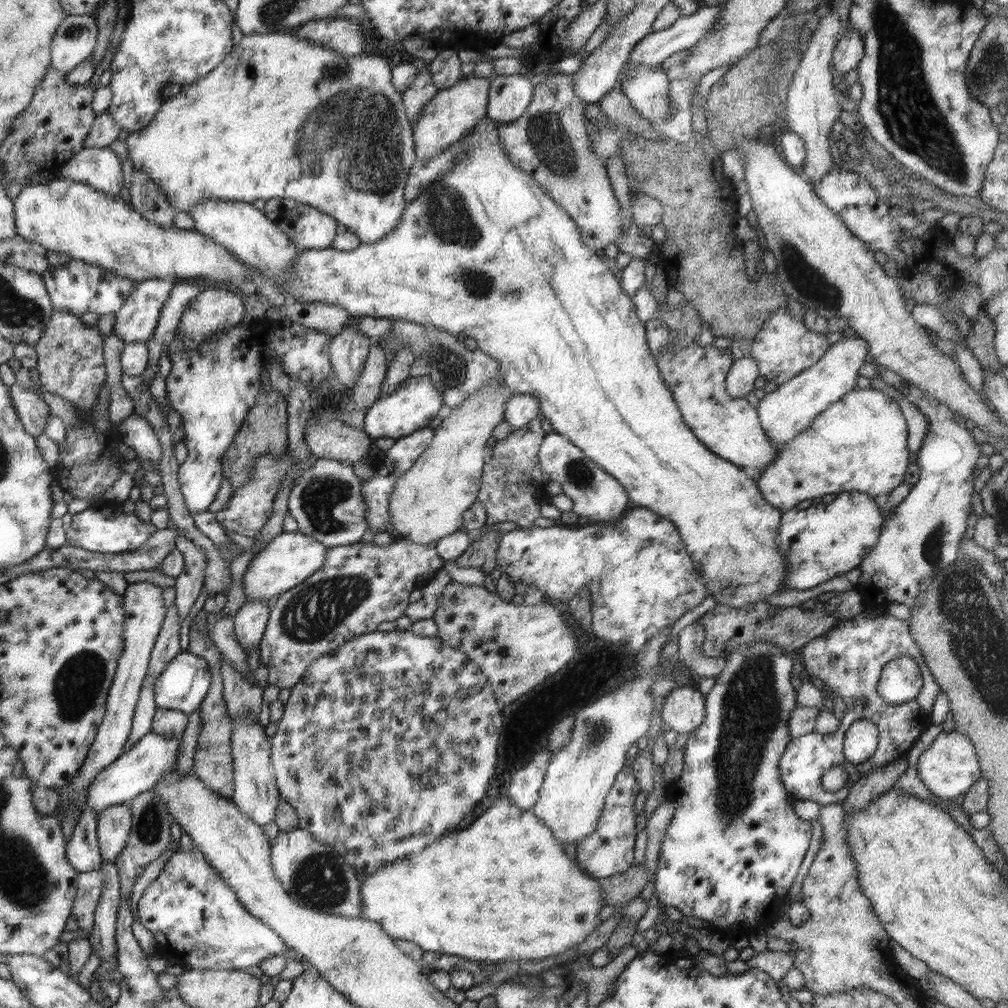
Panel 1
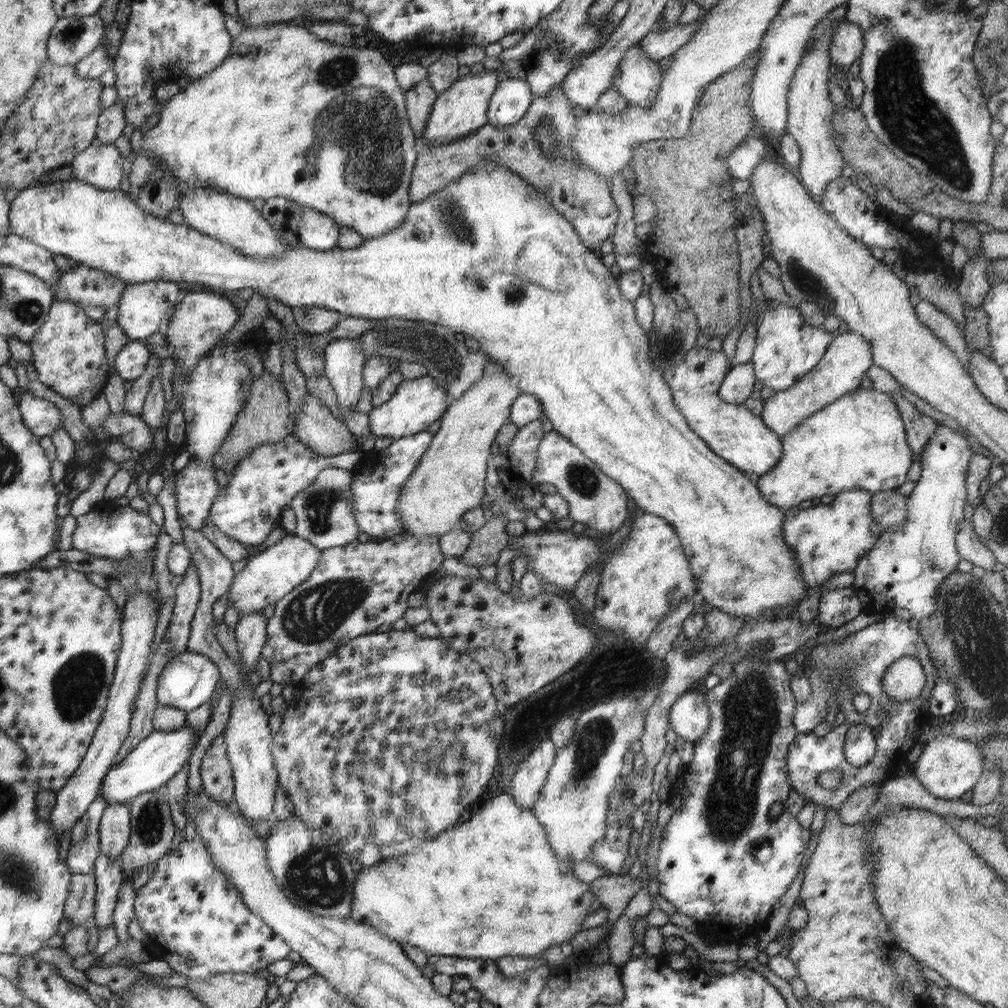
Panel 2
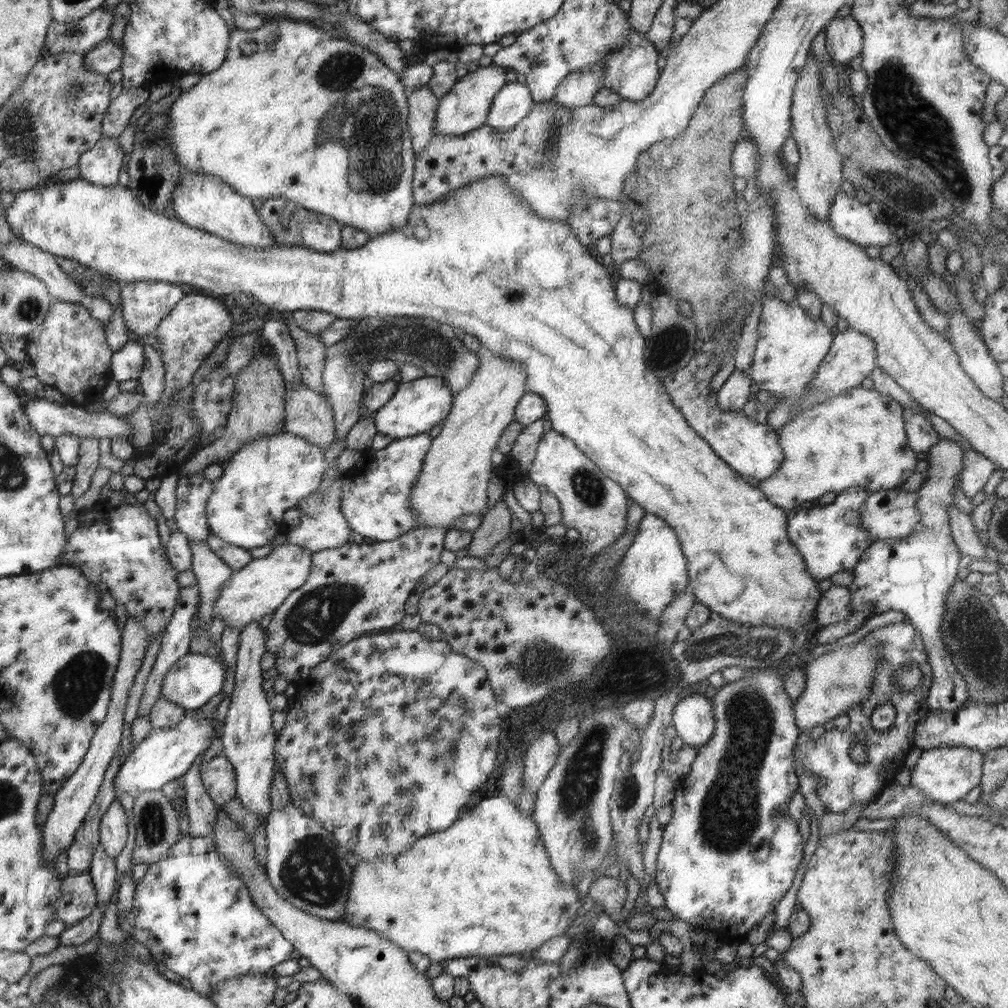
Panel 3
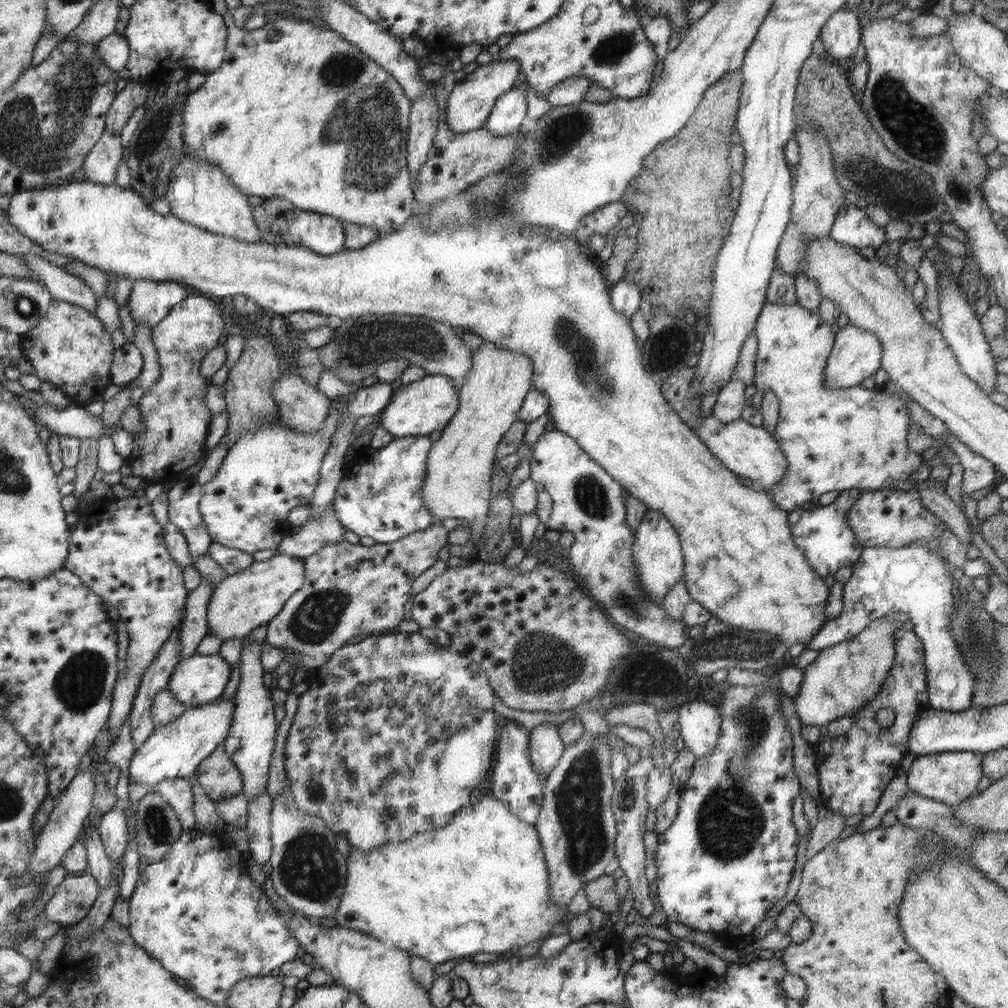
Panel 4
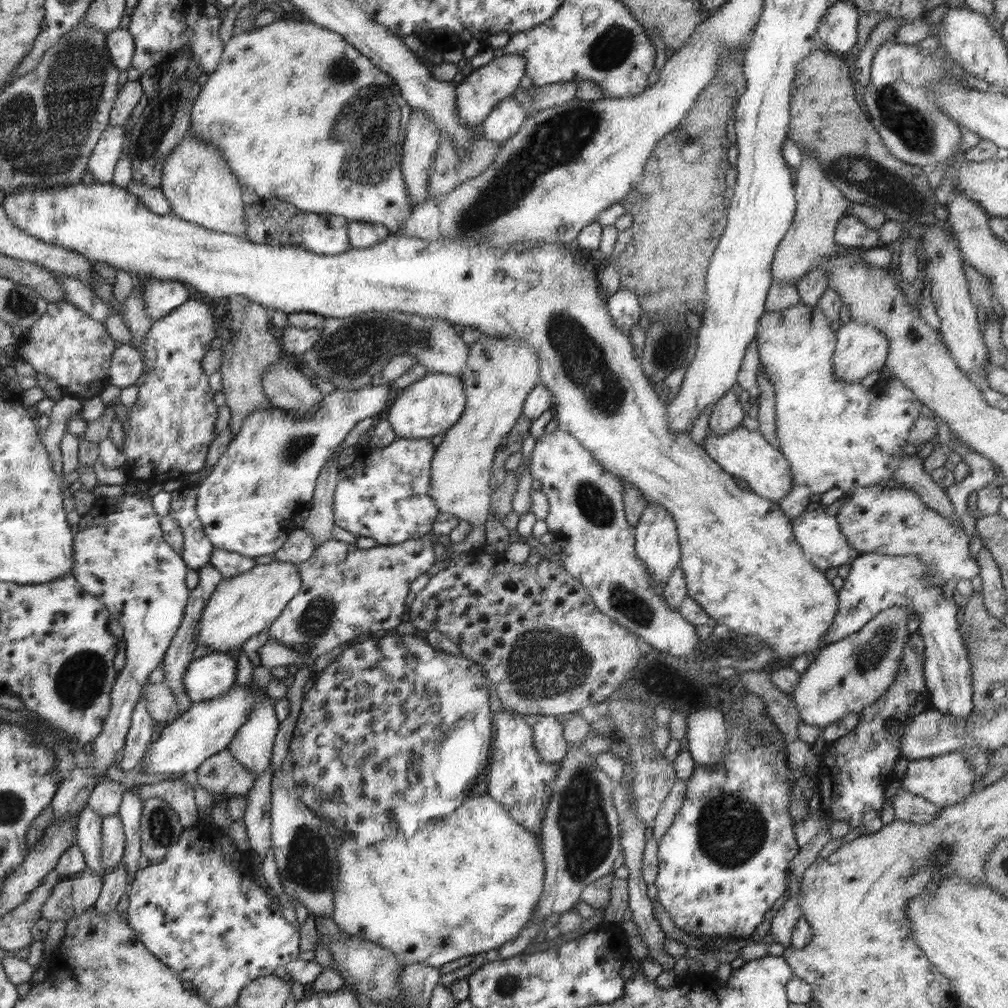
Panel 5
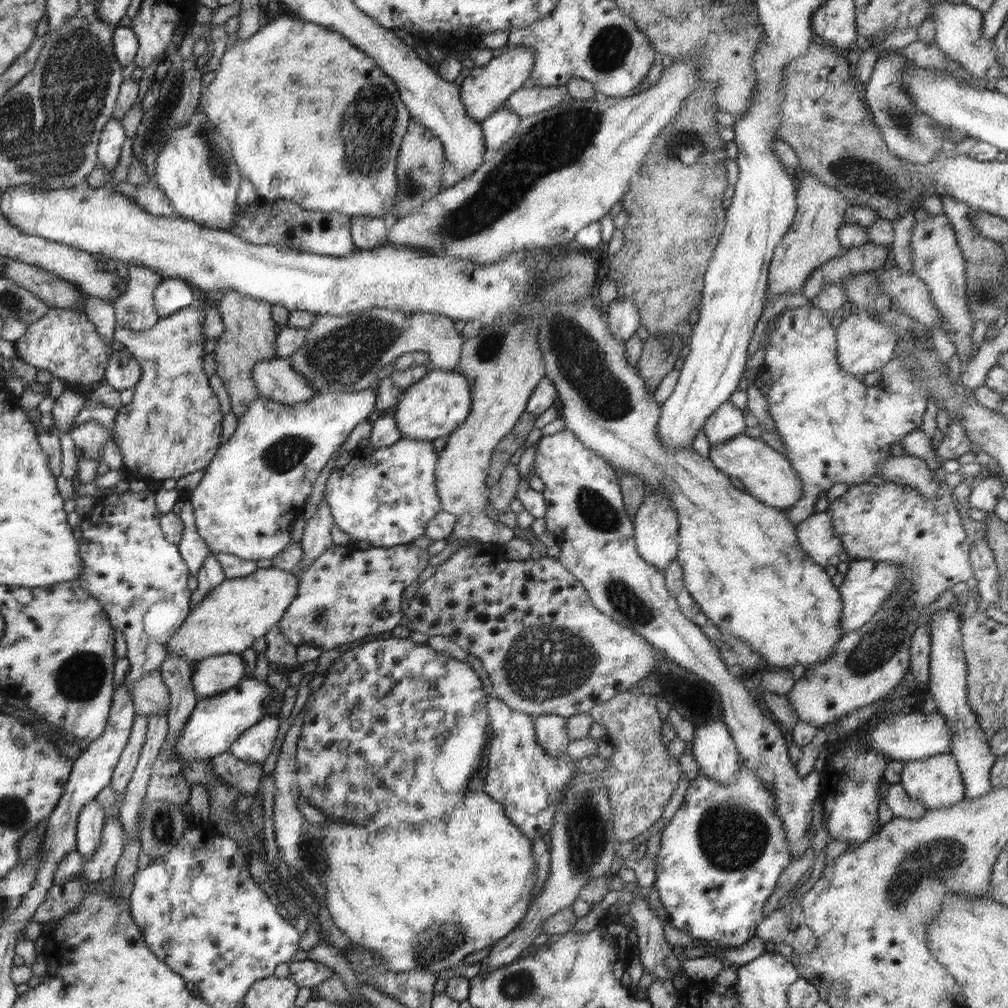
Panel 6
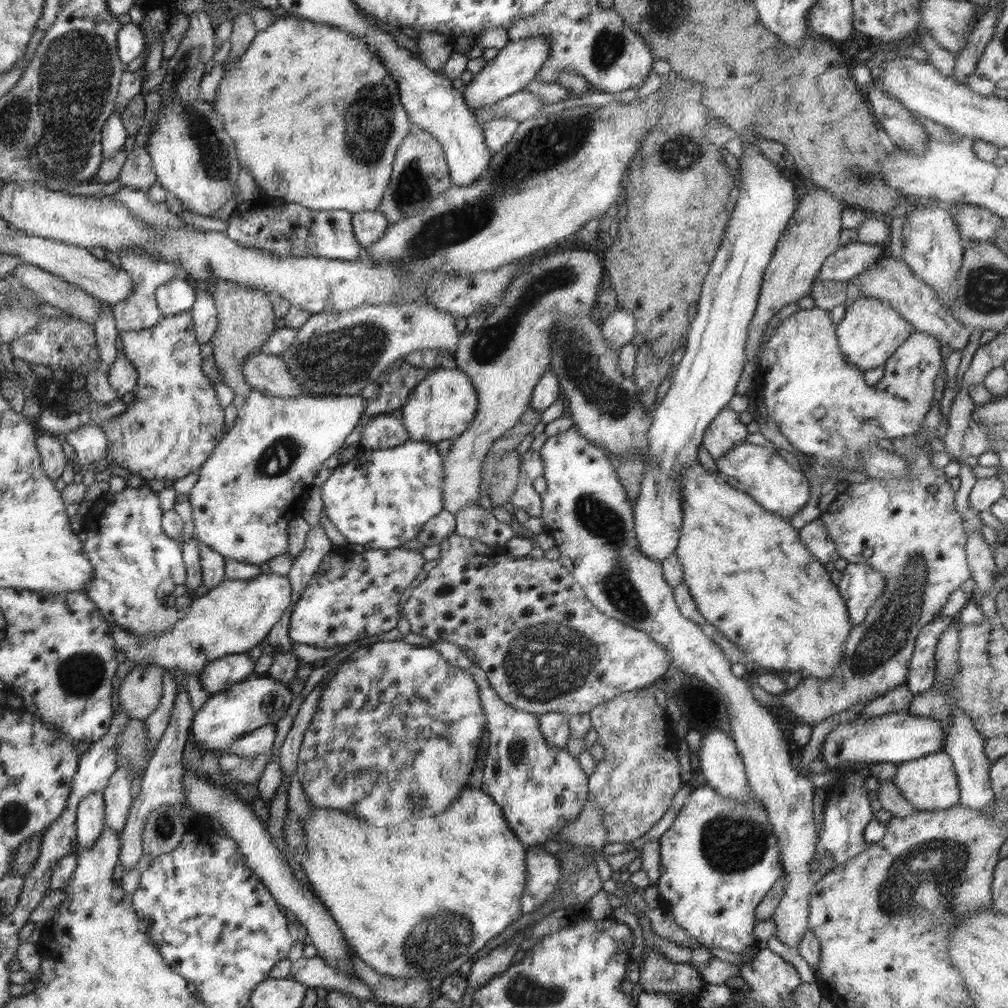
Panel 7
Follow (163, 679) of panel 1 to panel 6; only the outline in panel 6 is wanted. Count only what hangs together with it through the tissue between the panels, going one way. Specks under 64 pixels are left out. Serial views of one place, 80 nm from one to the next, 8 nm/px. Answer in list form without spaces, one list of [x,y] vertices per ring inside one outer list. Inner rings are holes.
[[[212,655],[196,663],[191,681],[194,692],[206,699],[234,688],[245,678],[245,664],[240,655]]]

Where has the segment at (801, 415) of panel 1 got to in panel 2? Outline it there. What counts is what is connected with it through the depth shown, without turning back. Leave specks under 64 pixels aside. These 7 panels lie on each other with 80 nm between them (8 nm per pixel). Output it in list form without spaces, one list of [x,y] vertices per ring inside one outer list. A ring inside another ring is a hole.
[[[852,331],[839,333],[836,338],[832,339],[828,350],[815,368],[803,375],[792,388],[775,391],[772,396],[763,401],[762,422],[776,436],[780,438],[786,436],[801,422],[825,406],[858,389],[872,364],[871,346],[863,336]]]

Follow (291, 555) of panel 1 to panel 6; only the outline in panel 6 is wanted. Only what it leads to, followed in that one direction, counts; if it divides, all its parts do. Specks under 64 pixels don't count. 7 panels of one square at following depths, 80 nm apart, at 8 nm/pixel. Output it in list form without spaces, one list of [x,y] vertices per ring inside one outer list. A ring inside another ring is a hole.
[[[257,567],[248,576],[226,579],[212,589],[200,604],[191,608],[179,632],[167,642],[167,656],[176,653],[192,663],[212,655],[239,655],[282,620],[298,594],[299,580],[280,567]]]

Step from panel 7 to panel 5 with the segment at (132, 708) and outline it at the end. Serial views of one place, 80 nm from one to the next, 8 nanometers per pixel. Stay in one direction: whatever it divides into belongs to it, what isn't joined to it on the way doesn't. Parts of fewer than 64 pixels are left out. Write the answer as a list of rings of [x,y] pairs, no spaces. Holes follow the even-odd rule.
[[[166,682],[145,685],[143,694],[148,714],[155,723],[168,724],[178,717],[179,704],[176,695]]]

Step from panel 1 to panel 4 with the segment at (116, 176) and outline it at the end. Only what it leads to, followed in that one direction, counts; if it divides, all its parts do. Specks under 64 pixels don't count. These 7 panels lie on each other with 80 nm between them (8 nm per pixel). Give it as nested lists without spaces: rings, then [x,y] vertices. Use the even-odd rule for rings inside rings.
[[[107,130],[83,162],[85,180],[110,185],[115,182],[116,168],[124,158],[120,132]]]

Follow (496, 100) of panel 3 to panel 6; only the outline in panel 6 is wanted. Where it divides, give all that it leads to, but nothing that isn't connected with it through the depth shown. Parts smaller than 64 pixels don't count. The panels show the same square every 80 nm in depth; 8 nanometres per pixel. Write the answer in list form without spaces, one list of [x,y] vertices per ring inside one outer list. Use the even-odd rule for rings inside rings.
[[[500,107],[481,123],[481,129],[485,138],[485,147],[488,150],[497,151],[513,134],[516,134],[521,123],[518,116],[508,107]]]

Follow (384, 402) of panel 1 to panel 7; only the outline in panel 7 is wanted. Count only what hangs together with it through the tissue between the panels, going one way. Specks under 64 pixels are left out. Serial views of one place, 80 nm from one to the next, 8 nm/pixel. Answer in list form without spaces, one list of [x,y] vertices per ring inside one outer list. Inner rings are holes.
[[[455,365],[434,369],[412,389],[402,410],[401,423],[408,431],[408,438],[438,444],[447,438],[455,439],[471,425],[478,406],[478,397],[472,381]]]

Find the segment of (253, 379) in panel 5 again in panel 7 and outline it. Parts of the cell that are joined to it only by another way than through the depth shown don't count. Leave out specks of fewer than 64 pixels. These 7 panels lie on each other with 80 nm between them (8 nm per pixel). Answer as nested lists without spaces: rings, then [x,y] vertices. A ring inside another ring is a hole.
[[[218,280],[212,287],[213,298],[218,312],[218,328],[210,339],[213,355],[222,383],[234,392],[233,405],[240,407],[245,403],[253,389],[244,379],[243,364],[255,350],[266,347],[268,337],[276,328],[275,312],[272,312],[272,297],[268,292],[260,292],[252,288],[240,287],[237,283]]]

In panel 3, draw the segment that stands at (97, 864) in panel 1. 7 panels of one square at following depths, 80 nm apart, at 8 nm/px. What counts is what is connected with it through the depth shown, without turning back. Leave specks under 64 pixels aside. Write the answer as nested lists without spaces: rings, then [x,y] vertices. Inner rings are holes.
[[[117,767],[112,768],[112,770],[108,769],[107,778],[104,778],[102,789],[99,791],[95,804],[90,806],[86,820],[79,826],[79,830],[75,834],[75,842],[64,854],[72,874],[89,872],[94,849],[100,843],[99,826],[102,815],[114,801],[118,800],[116,789],[114,789],[116,773]]]

